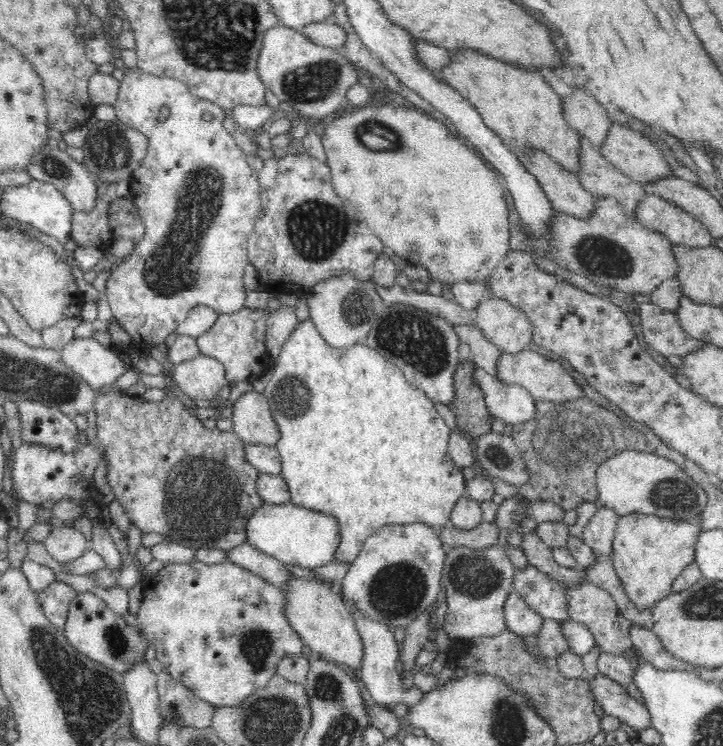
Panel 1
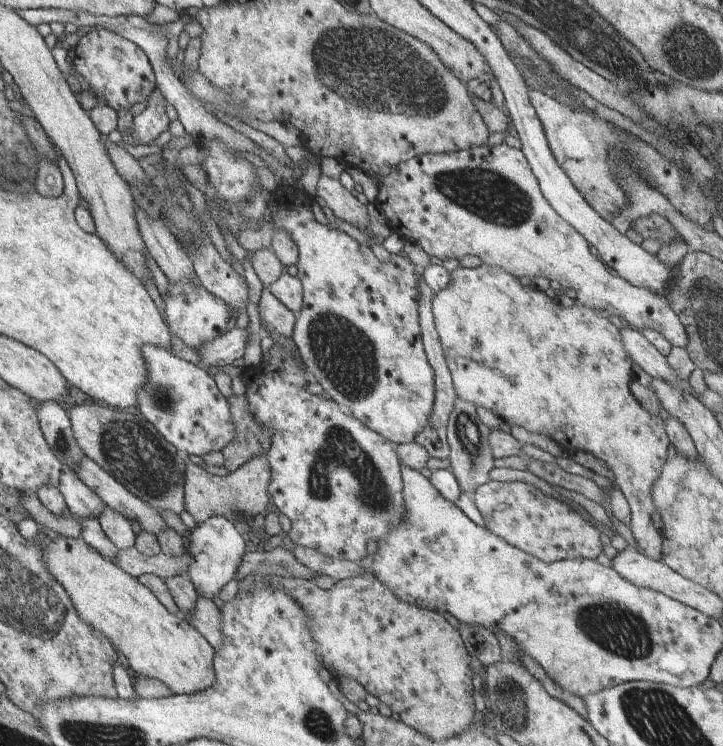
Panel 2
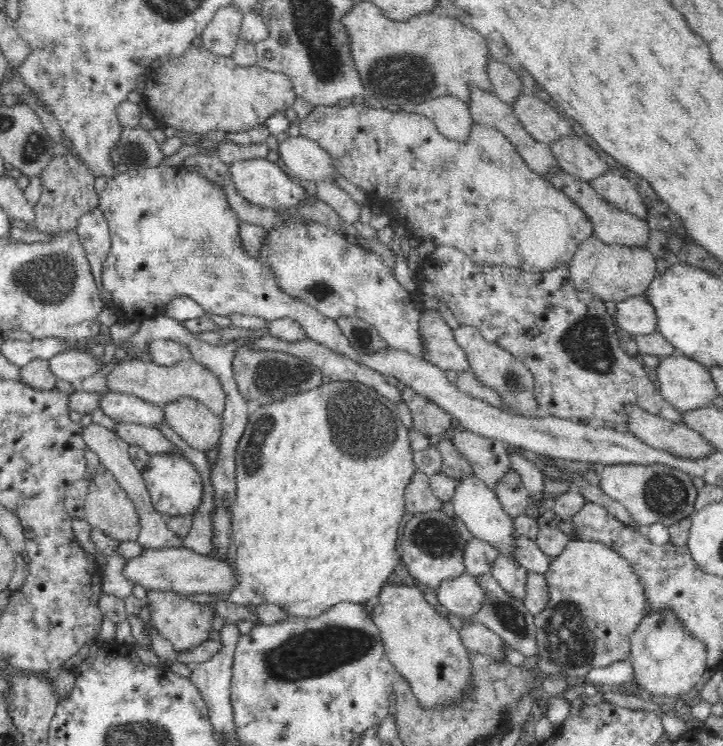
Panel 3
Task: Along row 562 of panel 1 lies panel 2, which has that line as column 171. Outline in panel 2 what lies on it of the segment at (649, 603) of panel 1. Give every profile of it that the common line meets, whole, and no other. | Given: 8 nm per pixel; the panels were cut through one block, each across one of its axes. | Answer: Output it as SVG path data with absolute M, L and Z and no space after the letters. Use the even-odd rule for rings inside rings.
M40 526L38 529L34 540L41 545L48 572L67 589L80 620L103 633L111 644L126 656L134 672L143 674L146 678L162 681L176 695L192 694L215 684L217 676L214 667L215 651L212 645L188 621L172 613L147 585L102 556L81 536L67 537Z

